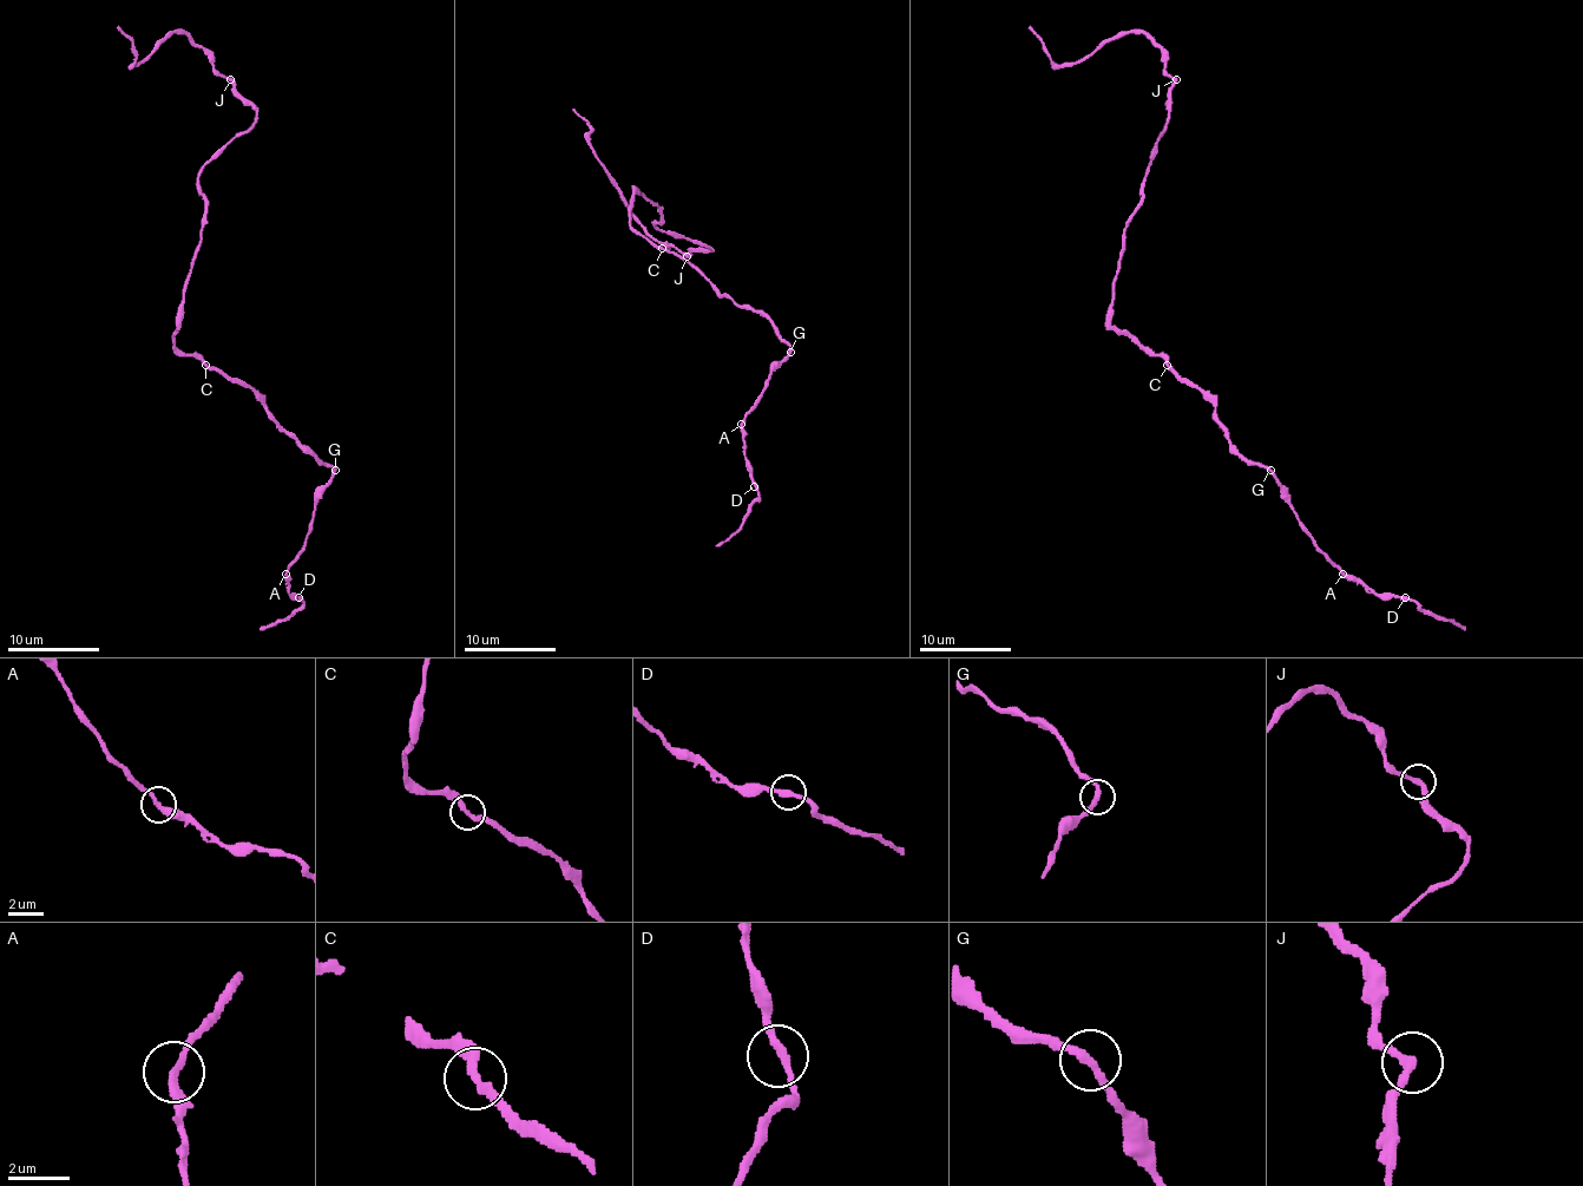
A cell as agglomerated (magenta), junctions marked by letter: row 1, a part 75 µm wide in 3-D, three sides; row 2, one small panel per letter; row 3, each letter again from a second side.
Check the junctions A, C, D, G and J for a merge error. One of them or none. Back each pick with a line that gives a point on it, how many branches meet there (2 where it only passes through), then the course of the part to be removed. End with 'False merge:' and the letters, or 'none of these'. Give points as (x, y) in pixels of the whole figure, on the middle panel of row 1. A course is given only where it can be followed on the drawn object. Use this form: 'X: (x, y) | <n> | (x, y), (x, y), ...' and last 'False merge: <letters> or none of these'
False merge: none of these

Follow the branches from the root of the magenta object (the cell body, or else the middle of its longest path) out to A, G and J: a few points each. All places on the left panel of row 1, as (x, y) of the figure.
A: (175, 335), (175, 347), (179, 352), (237, 378), (288, 433), (335, 470), (316, 502), (304, 550), (286, 574)
G: (175, 335), (175, 347), (179, 352), (237, 378), (288, 433), (335, 470)
J: (175, 335), (182, 289), (205, 211), (201, 169), (256, 116), (256, 109), (230, 79)

